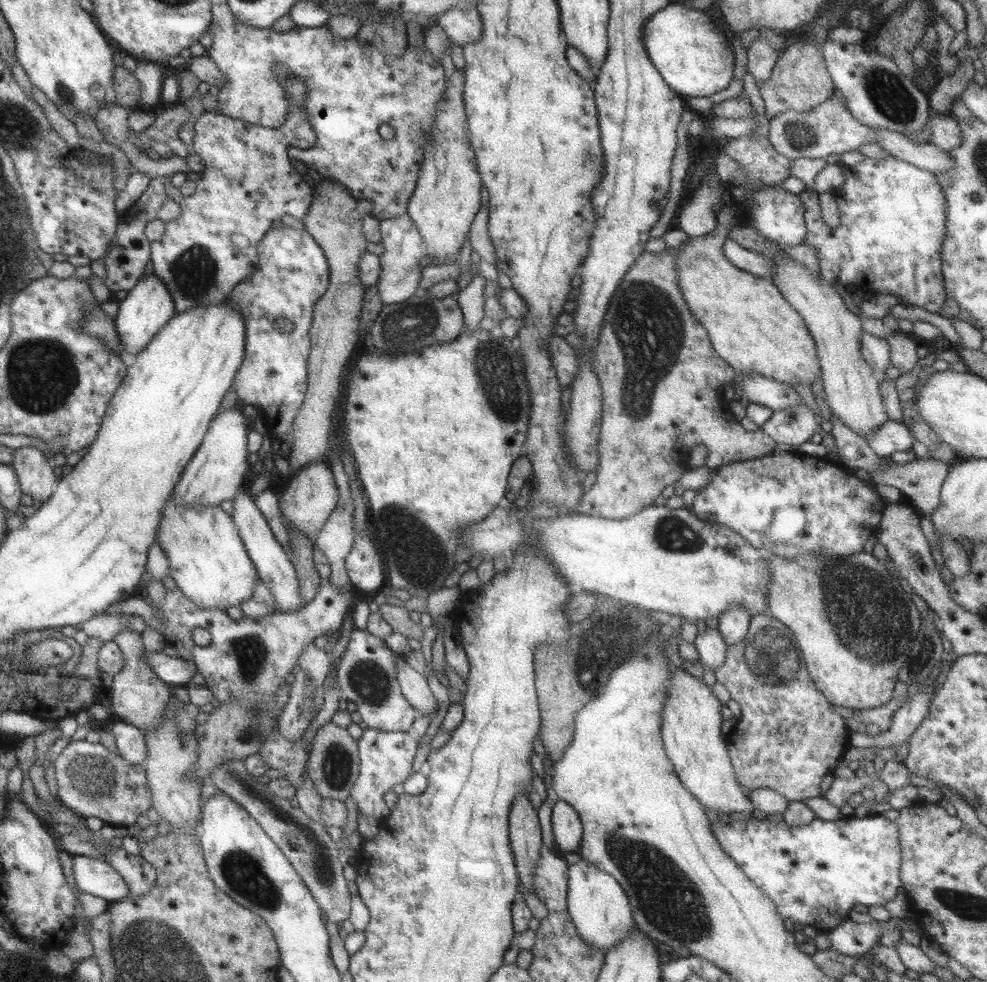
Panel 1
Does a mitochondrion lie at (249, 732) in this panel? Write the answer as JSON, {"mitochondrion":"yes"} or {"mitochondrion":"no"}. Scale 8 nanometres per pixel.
{"mitochondrion":"yes"}

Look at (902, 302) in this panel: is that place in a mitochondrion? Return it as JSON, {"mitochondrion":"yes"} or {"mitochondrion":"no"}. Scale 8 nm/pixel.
{"mitochondrion":"no"}

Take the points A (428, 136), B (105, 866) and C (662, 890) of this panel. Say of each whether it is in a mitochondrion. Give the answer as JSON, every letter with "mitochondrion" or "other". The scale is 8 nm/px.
{"A":"other","B":"other","C":"mitochondrion"}

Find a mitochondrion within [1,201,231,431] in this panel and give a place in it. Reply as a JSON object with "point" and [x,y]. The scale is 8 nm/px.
{"point":[42,375]}

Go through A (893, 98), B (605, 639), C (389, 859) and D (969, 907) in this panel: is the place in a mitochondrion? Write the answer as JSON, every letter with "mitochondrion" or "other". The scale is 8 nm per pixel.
{"A":"mitochondrion","B":"mitochondrion","C":"other","D":"mitochondrion"}

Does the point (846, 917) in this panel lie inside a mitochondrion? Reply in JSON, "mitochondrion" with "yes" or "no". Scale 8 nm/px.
{"mitochondrion":"no"}

